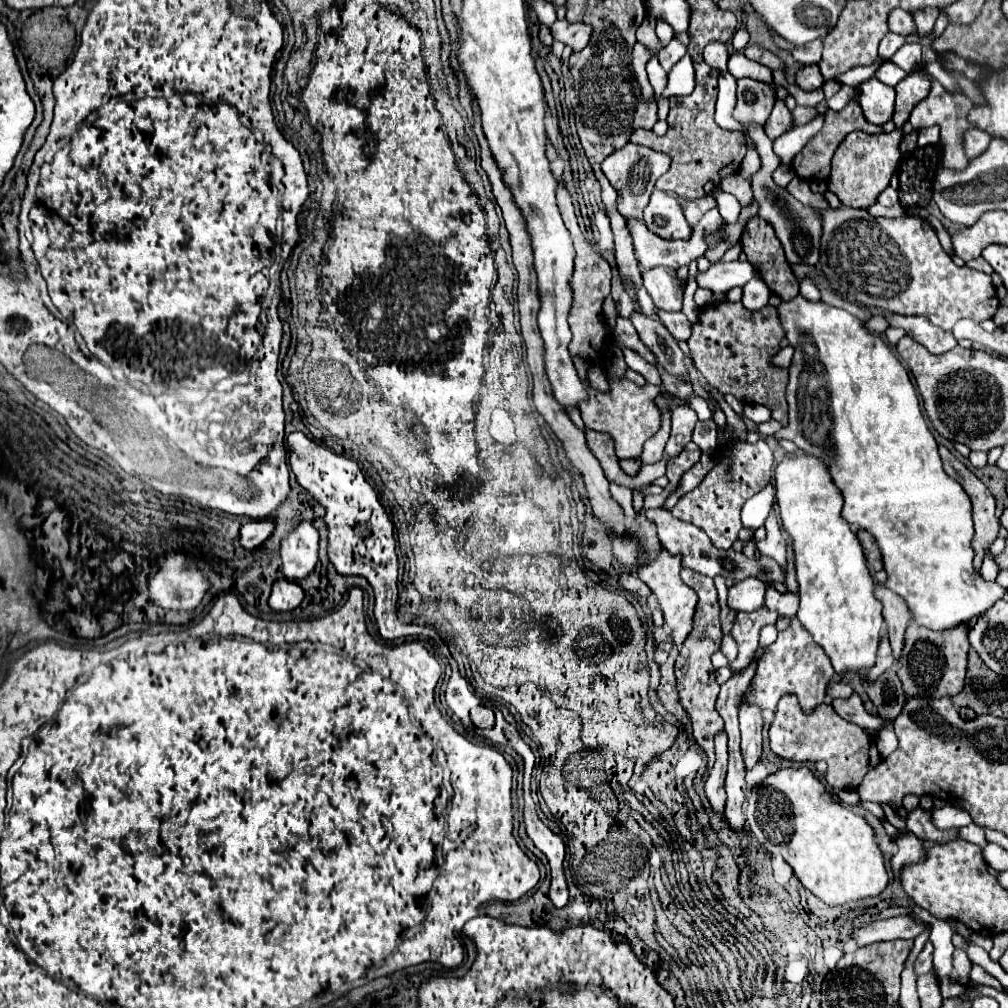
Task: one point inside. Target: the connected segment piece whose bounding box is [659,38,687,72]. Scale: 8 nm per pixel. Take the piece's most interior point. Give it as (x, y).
(674, 51)

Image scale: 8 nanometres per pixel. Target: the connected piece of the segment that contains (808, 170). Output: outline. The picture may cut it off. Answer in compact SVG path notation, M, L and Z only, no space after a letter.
M851 100L841 112L827 112L825 114L825 126L805 144L805 148L801 150L801 154L795 156L793 160L793 170L805 178L805 180L811 180L811 182L825 182L829 178L829 172L831 172L831 158L837 150L837 144L843 142L843 138L853 132L853 130L863 130L863 132L875 132L875 134L883 134L883 126L875 126L875 124L869 124L865 120L865 116L861 114L861 106L857 100Z

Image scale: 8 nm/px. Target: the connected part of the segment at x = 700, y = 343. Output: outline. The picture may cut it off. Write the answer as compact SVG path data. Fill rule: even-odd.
M721 302L709 306L709 314L701 314L687 340L695 368L723 394L733 394L739 402L757 402L771 410L771 418L787 424L787 370L775 368L771 358L779 352L779 342L785 336L777 309L770 304L762 311L751 312L741 302Z

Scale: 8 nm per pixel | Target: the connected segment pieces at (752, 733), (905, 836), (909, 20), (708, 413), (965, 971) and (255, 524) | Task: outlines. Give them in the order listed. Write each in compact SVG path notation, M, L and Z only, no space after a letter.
M743 704L739 708L739 724L741 724L741 752L745 758L747 770L751 770L761 758L761 732L763 732L763 716L761 710L753 704Z
M903 830L901 836L895 840L897 846L899 846L899 852L891 858L891 866L893 866L893 872L895 876L899 878L899 872L905 864L911 864L911 862L921 862L925 858L925 846L923 842L913 836L911 832Z
M893 10L889 14L889 30L895 32L895 34L901 34L901 36L917 34L913 16L909 12L905 12L905 10Z
M693 396L693 398L689 400L689 404L695 408L695 412L697 412L699 420L709 420L709 418L713 418L713 410L709 408L709 404L707 404L703 398Z
M955 950L953 952L951 978L953 980L959 980L959 982L967 982L969 980L969 972L971 972L971 960L967 958L965 950Z
M267 518L267 520L253 520L241 526L241 546L243 548L257 548L261 546L275 530L275 520Z

